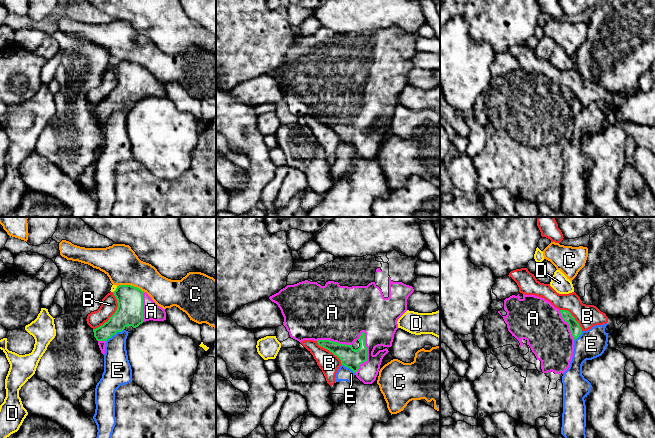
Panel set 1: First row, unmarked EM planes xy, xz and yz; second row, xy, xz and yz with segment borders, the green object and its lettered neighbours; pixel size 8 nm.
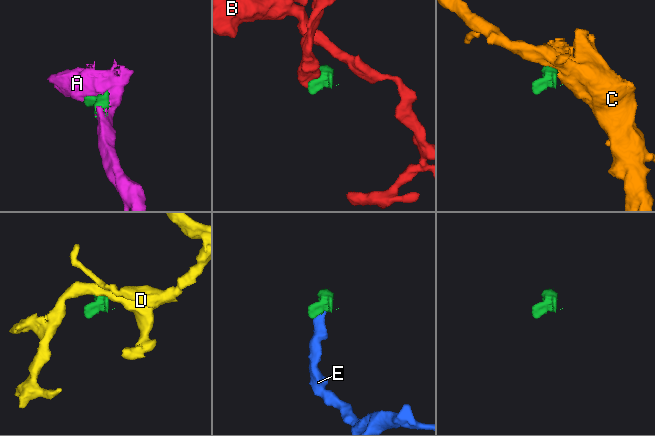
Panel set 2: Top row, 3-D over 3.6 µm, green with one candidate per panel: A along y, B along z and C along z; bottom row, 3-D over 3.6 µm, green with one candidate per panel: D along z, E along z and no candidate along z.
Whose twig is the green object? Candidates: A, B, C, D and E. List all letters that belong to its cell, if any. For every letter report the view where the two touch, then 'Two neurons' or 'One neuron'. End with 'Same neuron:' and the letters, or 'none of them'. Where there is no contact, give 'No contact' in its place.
A: Touches green in xz. One neuron
B: Touches green in xy. Two neurons
C: Touches green in xy. Two neurons
D: Touches green in xy. Two neurons
E: Touches green in xy. Two neurons
Same neuron: A

